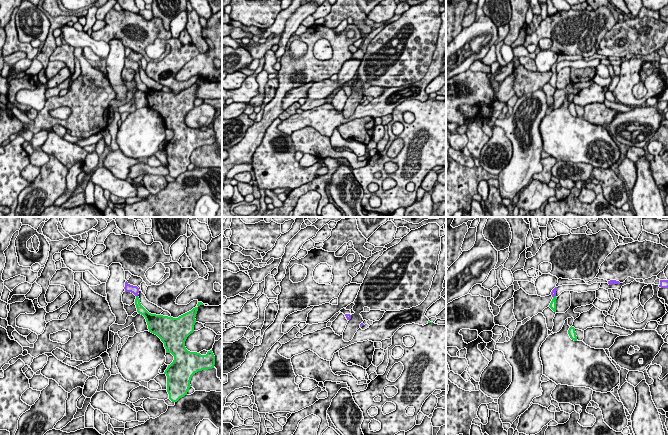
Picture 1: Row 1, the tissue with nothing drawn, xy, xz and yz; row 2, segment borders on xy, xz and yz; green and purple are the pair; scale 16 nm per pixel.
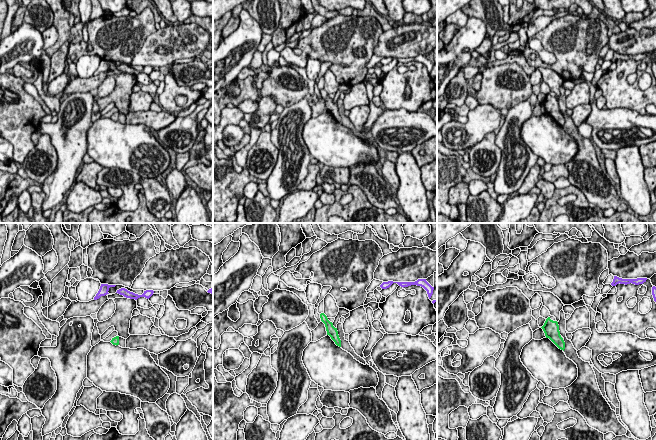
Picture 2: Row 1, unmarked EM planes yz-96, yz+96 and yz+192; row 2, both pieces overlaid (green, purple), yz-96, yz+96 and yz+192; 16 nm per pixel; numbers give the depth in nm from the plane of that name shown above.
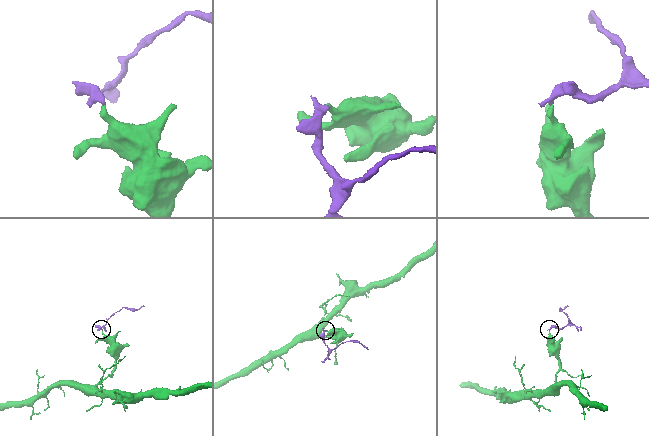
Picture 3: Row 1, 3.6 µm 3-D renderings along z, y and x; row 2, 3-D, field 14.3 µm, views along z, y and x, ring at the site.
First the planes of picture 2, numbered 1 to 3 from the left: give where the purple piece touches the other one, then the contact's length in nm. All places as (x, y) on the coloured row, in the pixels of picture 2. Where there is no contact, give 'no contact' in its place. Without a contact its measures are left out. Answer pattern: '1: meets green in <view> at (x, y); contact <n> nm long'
1: no contact
2: no contact
3: no contact

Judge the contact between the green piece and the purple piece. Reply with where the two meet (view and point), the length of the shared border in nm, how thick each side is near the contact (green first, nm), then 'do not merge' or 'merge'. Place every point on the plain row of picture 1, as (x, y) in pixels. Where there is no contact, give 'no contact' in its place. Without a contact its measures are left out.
contact yz (555, 72); length 60 nm; calibres 100 and 90 nm; merge

